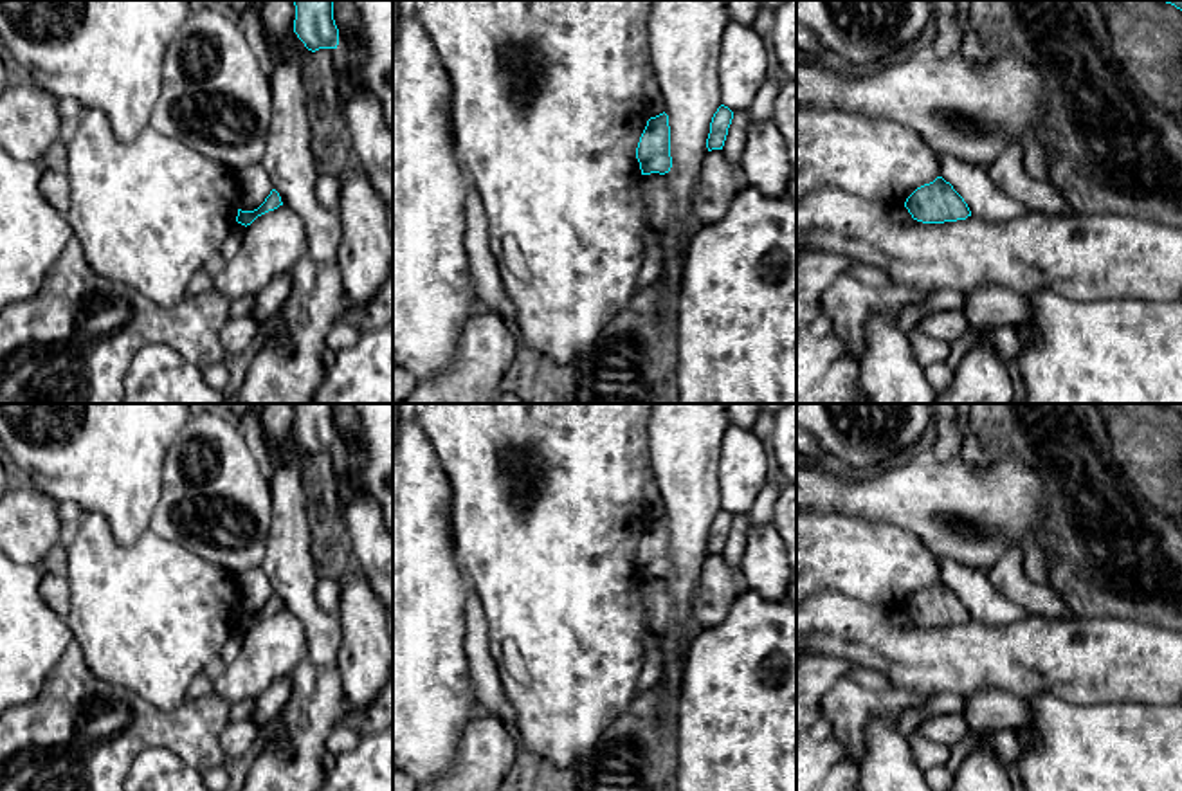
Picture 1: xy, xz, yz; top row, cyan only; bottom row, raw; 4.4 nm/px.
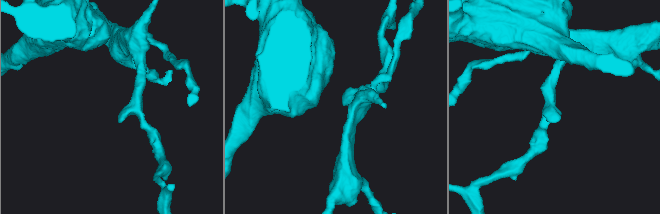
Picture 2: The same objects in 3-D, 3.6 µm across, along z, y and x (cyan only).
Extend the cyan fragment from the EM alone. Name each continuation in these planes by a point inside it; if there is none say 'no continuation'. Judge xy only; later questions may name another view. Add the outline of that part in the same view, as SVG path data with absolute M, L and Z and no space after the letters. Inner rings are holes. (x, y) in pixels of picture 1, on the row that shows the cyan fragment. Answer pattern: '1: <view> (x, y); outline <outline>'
no continuation

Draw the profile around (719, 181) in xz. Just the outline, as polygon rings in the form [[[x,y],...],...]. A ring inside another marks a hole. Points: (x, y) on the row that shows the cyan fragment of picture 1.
[[[723,150],[708,151],[694,189],[694,223],[706,225],[721,220],[744,186],[741,162],[730,162]]]

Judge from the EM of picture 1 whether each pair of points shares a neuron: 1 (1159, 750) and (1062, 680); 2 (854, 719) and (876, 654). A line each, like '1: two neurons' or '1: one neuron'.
1: two neurons
2: two neurons

